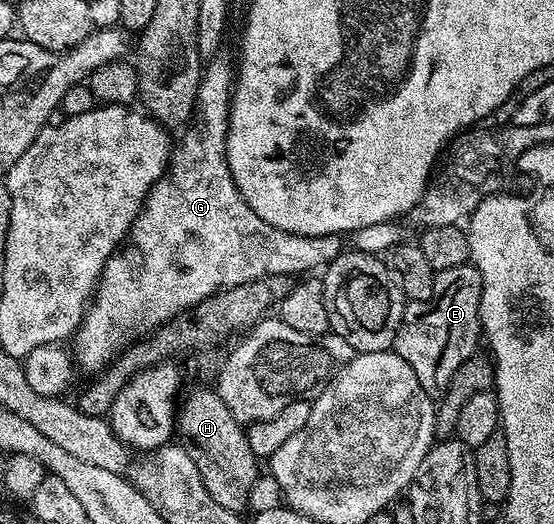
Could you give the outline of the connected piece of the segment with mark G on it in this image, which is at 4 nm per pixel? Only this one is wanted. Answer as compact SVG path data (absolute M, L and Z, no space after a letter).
M218 54L205 61L198 87L194 128L187 127L181 133L182 145L171 151L165 176L161 176L147 194L145 205L134 220L128 239L112 254L112 258L108 258L82 322L72 337L72 355L77 367L87 368L90 374L101 372L127 342L157 329L182 312L189 312L201 300L207 300L224 288L262 280L265 276L293 277L294 272L310 274L313 268L325 269L344 251L344 242L339 235L294 236L291 232L273 228L258 217L256 210L252 210L240 194L226 161L230 101L236 78L232 64L223 56Z

